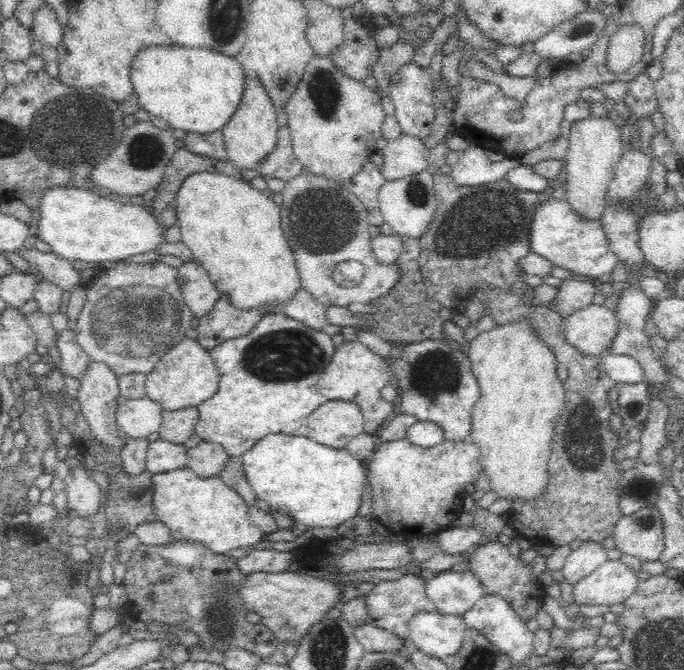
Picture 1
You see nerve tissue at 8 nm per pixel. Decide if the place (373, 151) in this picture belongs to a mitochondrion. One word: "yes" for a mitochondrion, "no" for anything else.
no

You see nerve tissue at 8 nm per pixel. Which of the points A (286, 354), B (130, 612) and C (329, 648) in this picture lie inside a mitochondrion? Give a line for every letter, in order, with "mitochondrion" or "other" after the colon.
A: mitochondrion
B: other
C: mitochondrion

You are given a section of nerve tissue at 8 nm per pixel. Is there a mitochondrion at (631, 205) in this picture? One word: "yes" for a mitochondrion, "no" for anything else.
no

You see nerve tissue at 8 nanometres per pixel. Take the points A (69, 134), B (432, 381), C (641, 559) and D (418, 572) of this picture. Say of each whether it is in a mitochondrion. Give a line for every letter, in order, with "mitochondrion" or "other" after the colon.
A: mitochondrion
B: mitochondrion
C: other
D: other

